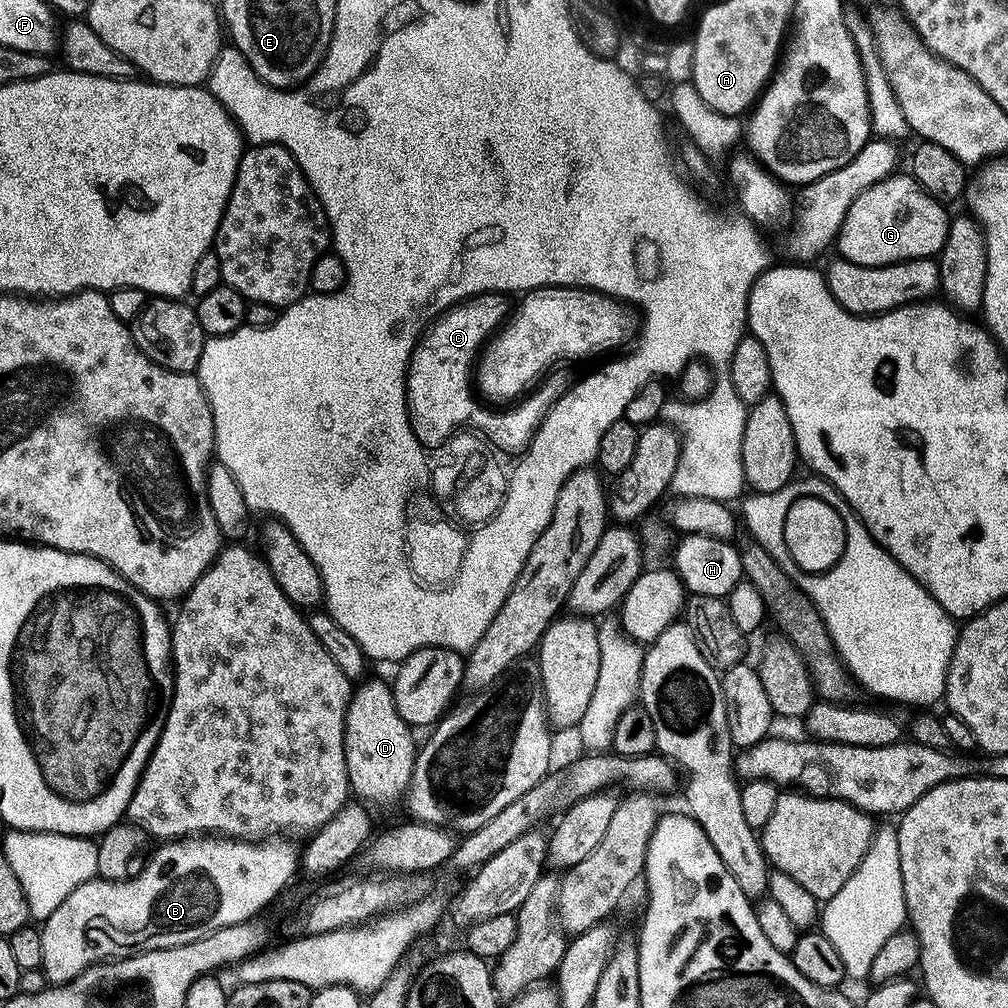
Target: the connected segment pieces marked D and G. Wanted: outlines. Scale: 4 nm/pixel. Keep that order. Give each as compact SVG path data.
M386 679L384 680L368 680L355 685L352 693L352 700L348 703L348 708L344 712L344 749L346 750L346 770L348 771L348 786L353 797L356 797L359 801L362 801L365 805L373 806L377 804L378 807L384 808L387 804L396 804L405 799L408 787L411 784L412 771L416 765L416 754L418 751L418 740L412 737L414 733L413 725L407 724L402 718L402 714L398 714L398 706L394 706L394 694L392 693L392 685Z
M893 174L862 190L840 227L834 248L843 259L858 266L900 264L903 260L939 257L948 237L950 215L941 201L933 198L911 174Z

